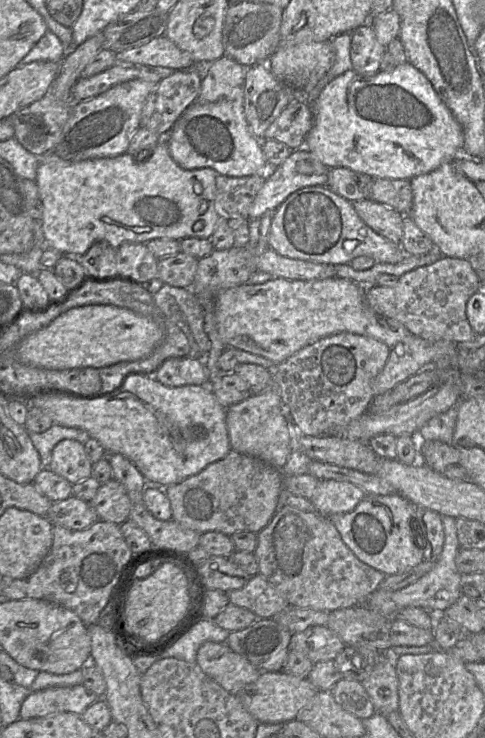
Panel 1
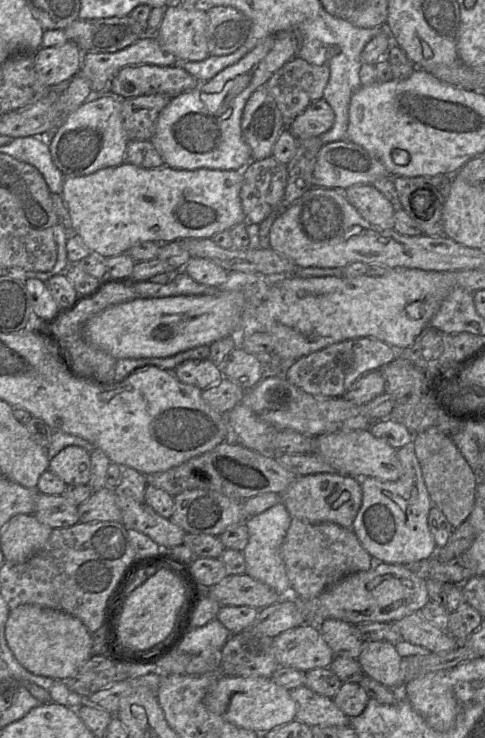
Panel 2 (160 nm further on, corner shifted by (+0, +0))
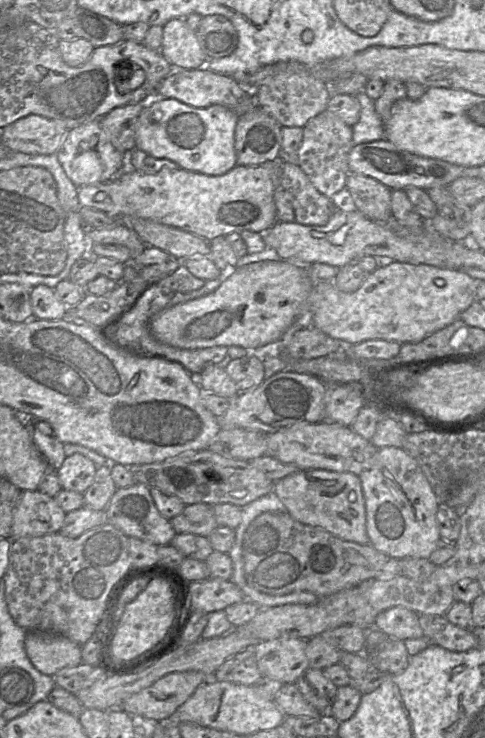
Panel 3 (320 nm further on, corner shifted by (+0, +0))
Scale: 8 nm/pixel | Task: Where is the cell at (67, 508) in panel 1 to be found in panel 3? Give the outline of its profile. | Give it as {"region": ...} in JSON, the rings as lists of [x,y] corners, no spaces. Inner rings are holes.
{"region":[[[39,490],[21,491],[13,512],[10,540],[58,533],[65,516],[54,497]]]}

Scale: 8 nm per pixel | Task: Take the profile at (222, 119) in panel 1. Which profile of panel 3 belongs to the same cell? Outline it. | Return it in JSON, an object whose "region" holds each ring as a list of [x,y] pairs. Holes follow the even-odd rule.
{"region":[[[154,97],[143,106],[136,122],[136,148],[154,158],[168,159],[179,168],[210,176],[223,175],[237,165],[234,148],[235,128],[238,116],[221,105],[196,108],[174,98]]]}

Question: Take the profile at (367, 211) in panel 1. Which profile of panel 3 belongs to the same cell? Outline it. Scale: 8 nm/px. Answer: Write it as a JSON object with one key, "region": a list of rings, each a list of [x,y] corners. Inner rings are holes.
{"region":[[[350,173],[345,189],[351,197],[351,206],[368,219],[386,222],[392,215],[391,189],[374,178]]]}

